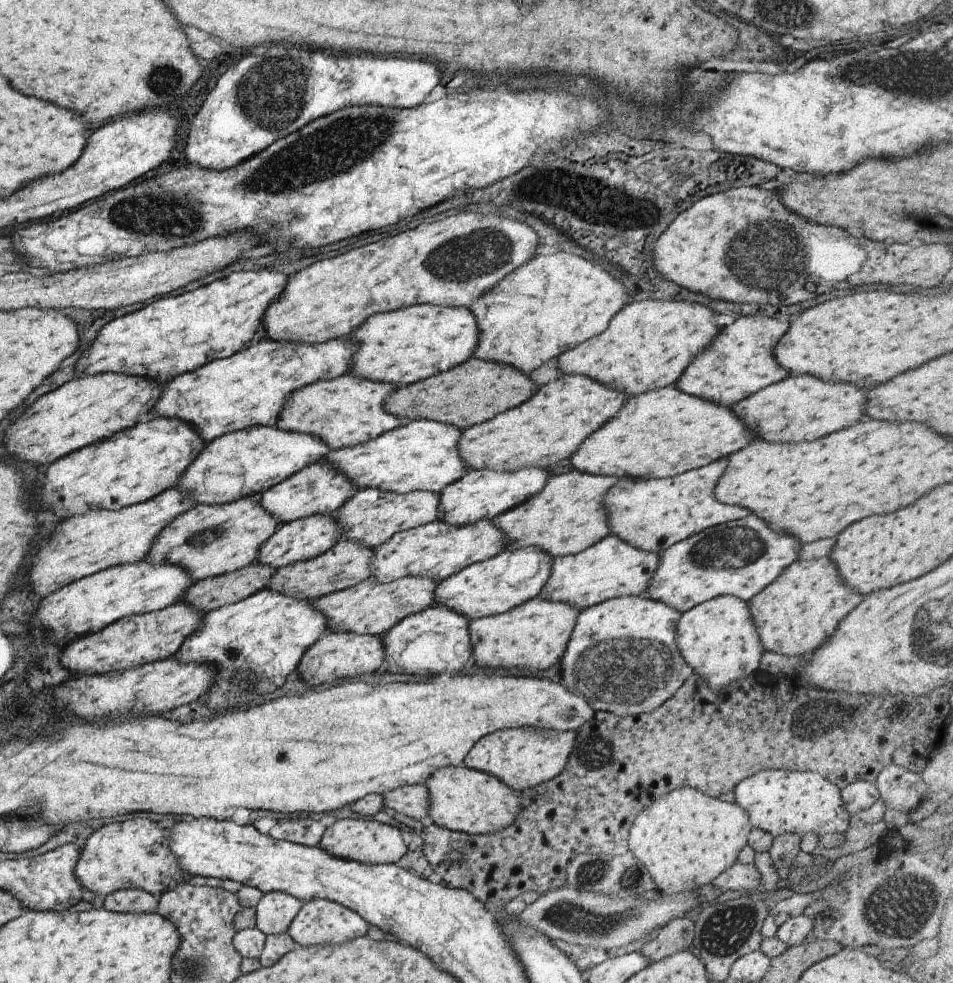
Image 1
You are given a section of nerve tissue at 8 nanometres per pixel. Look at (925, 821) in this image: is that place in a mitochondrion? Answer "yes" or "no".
no

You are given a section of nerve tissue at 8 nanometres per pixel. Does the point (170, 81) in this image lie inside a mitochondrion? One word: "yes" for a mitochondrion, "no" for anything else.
yes

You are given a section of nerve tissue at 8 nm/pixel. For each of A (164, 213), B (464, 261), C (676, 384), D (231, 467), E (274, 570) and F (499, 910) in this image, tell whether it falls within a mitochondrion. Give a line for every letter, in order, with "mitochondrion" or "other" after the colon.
A: mitochondrion
B: mitochondrion
C: other
D: other
E: other
F: other

